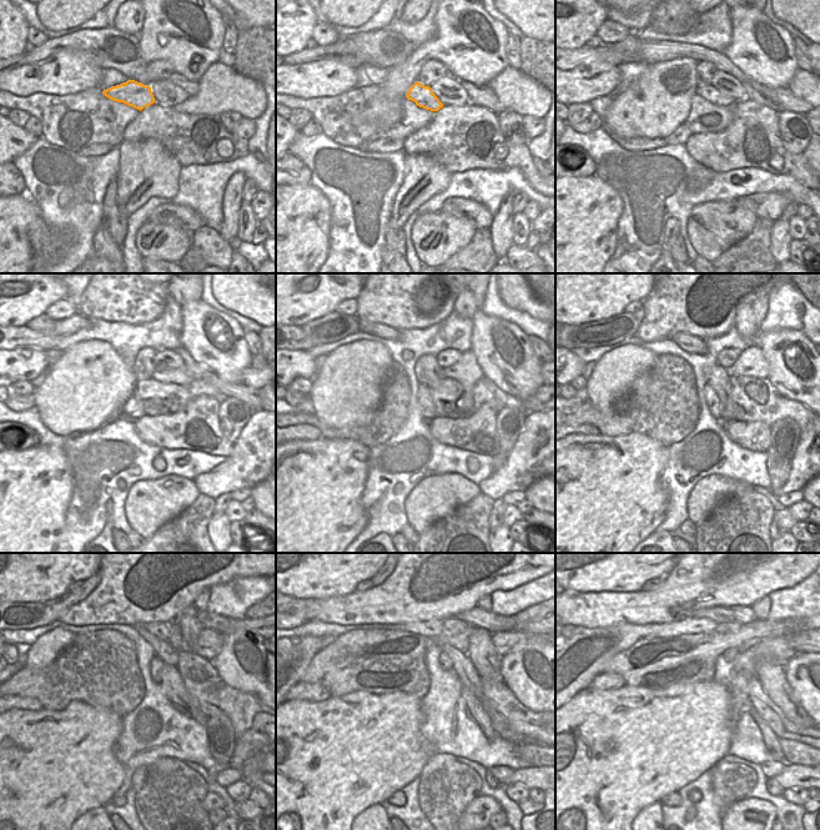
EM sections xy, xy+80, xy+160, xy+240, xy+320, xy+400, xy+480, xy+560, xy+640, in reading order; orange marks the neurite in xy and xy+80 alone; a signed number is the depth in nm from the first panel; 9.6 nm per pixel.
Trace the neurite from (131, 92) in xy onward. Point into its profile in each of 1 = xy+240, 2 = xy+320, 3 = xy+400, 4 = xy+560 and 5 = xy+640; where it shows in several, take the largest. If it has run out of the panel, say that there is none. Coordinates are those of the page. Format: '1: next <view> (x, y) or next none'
1: next xy+240 (180, 376)
2: next xy+320 (466, 372)
3: next xy+400 (750, 362)
4: next xy+560 (503, 642)
5: next xy+640 (805, 640)

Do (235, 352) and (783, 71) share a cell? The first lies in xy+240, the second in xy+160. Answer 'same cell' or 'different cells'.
same cell

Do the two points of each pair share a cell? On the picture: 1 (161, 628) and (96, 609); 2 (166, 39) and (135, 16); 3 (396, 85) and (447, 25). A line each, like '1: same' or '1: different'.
1: different
2: different
3: same

